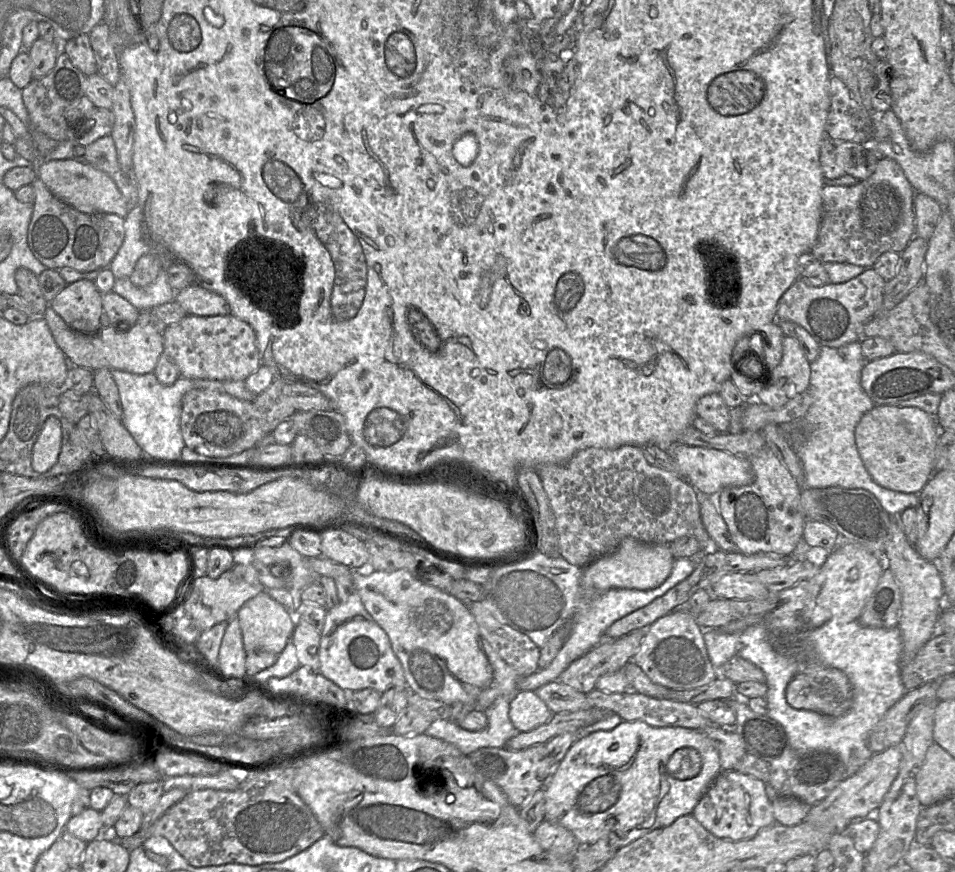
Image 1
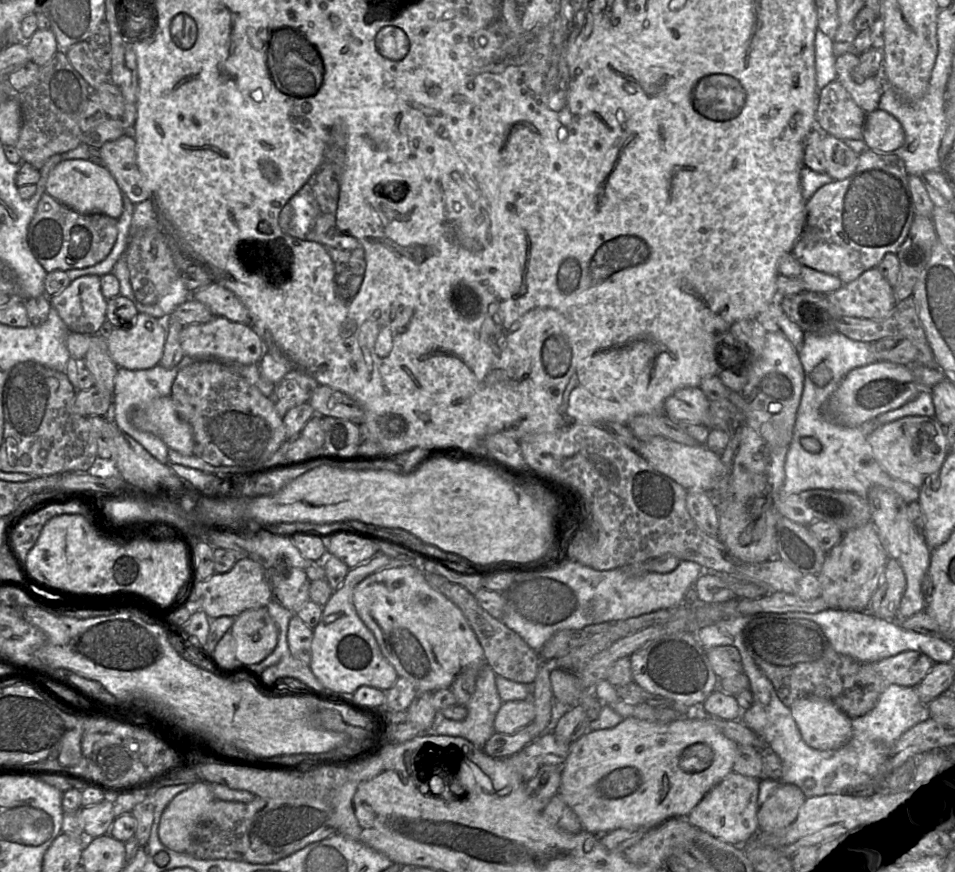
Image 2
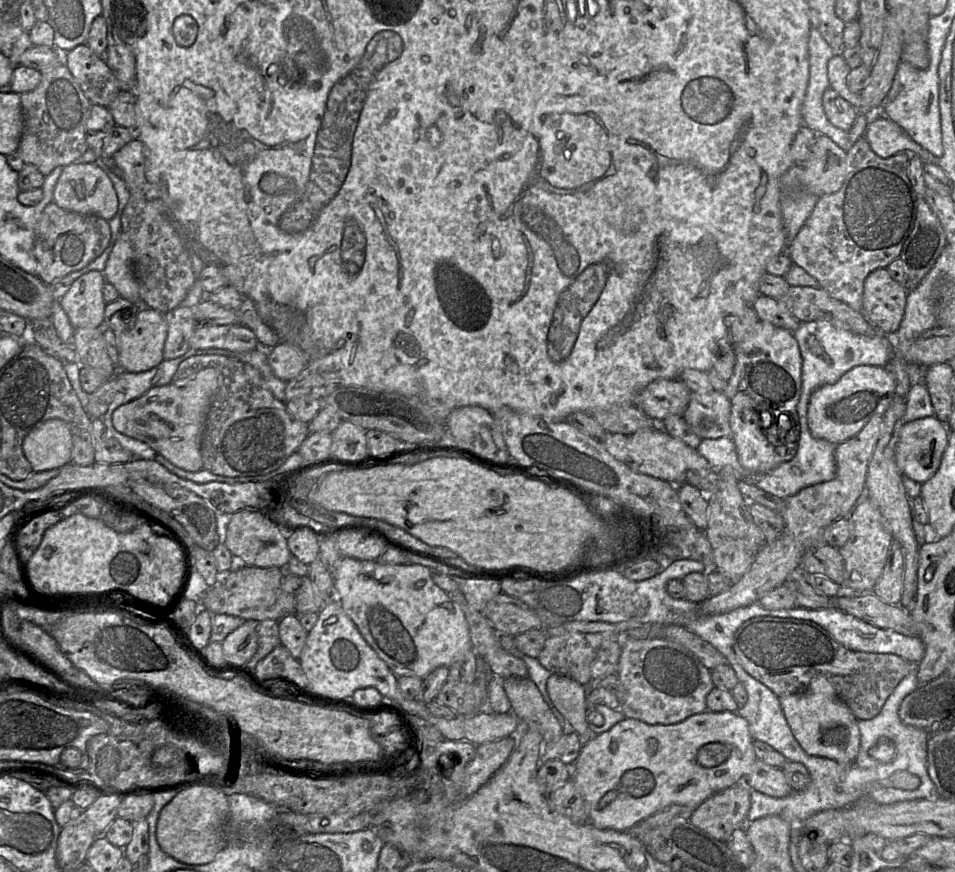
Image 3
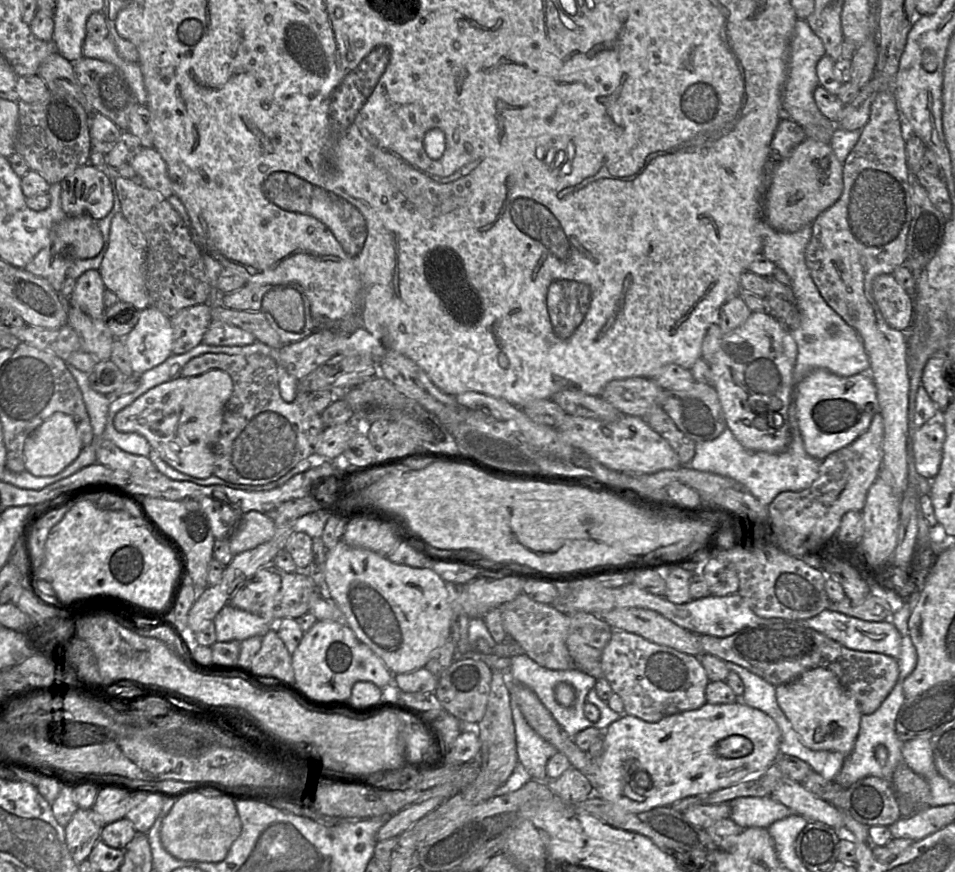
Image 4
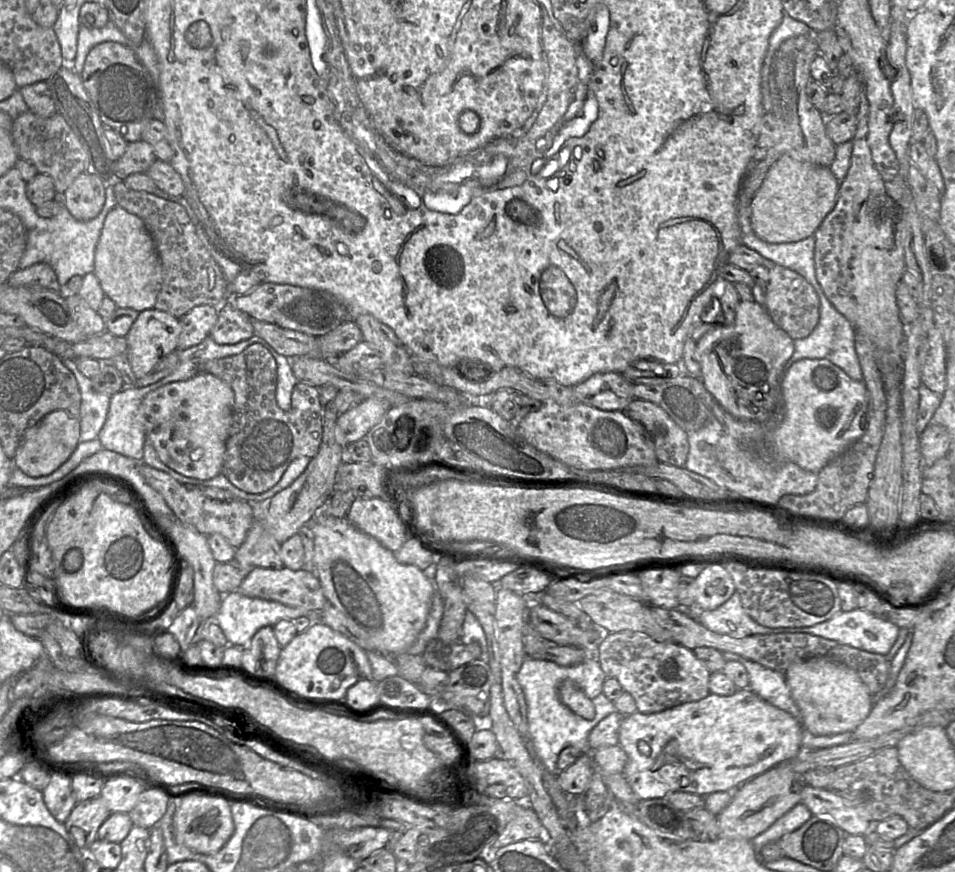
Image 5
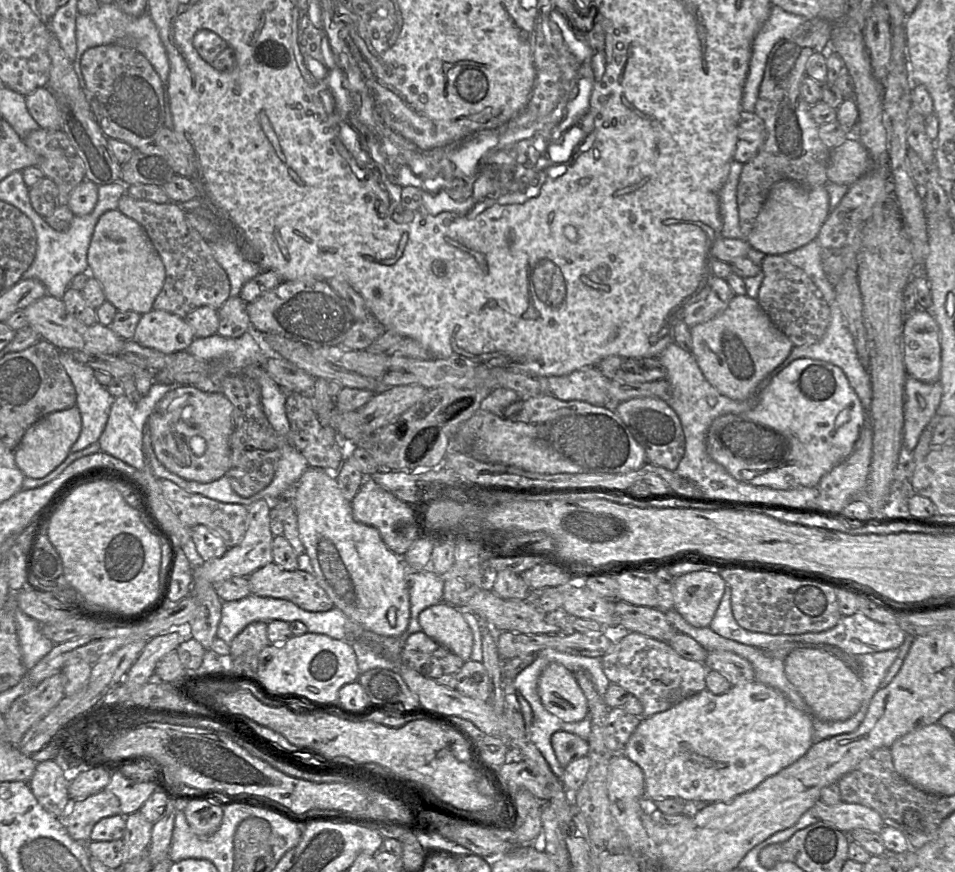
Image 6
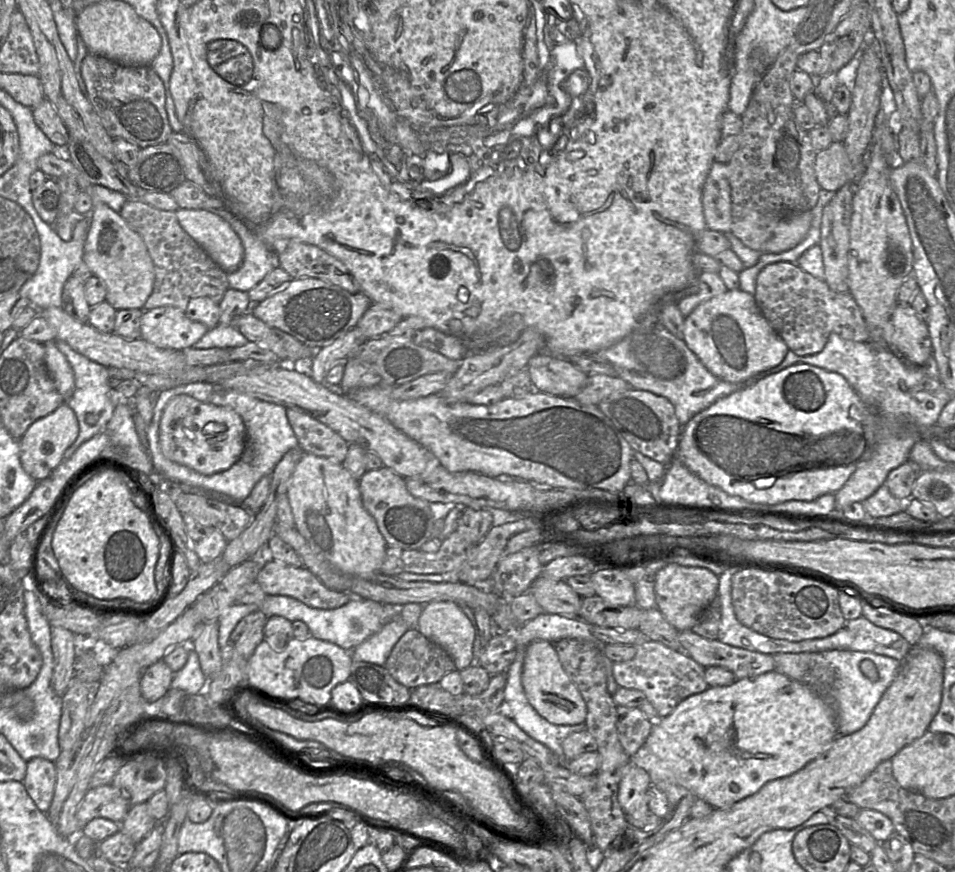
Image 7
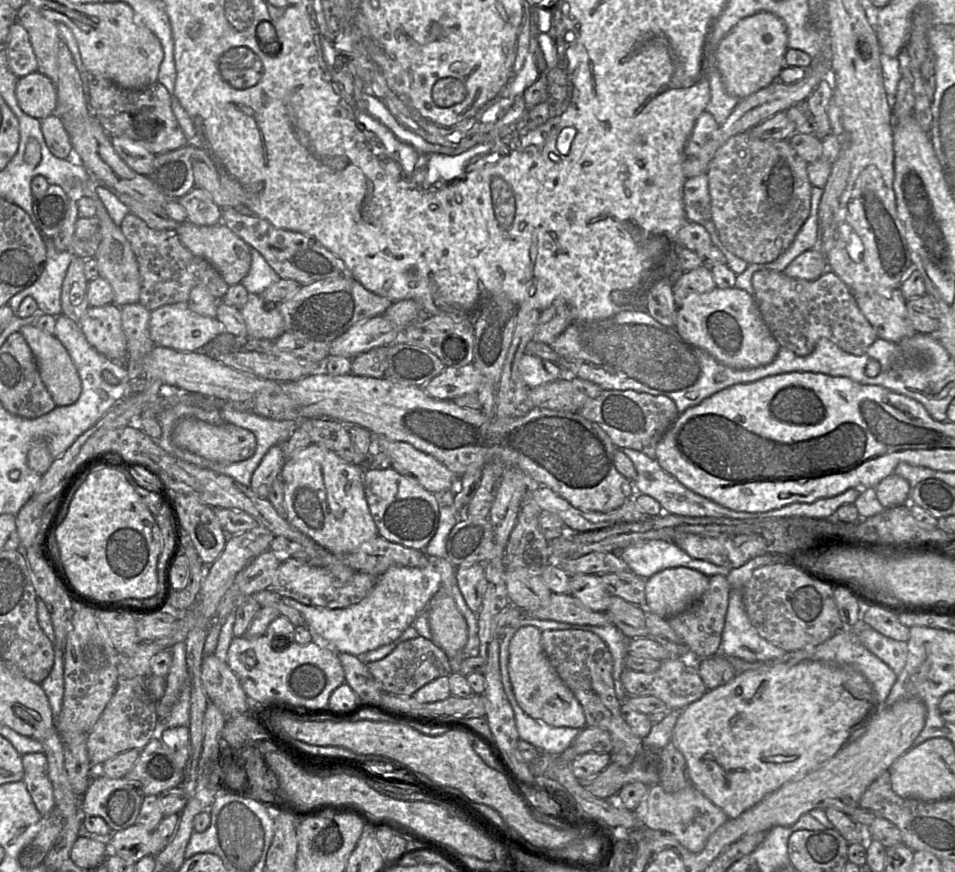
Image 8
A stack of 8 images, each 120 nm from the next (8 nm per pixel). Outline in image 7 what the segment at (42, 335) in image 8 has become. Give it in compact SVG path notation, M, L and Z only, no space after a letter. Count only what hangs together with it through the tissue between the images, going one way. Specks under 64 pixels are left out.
M55 341L46 342L45 363L54 384L66 403L75 391L75 377L65 355L58 349Z

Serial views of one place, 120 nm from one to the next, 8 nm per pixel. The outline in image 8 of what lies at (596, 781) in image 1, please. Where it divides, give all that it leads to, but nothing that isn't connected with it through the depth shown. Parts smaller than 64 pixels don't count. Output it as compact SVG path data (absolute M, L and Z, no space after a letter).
M804 660L793 666L773 666L772 668L739 673L730 682L708 690L702 698L682 710L674 727L671 743L686 760L690 783L719 807L729 819L735 819L785 783L805 776L835 756L849 742L851 734L868 723L880 708L881 704L878 702L871 684L857 669L851 666L835 666L815 660Z

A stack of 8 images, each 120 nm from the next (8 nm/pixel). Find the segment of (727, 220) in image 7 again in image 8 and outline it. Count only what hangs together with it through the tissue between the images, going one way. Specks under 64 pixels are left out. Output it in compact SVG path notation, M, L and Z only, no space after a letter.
M707 173L687 179L683 188L684 210L688 221L703 225L711 220L711 198Z

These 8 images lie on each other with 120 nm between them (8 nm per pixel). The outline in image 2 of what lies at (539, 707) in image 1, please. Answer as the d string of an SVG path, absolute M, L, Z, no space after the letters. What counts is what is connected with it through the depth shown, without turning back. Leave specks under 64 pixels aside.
M531 697L513 700L501 705L494 720L496 733L514 733L534 721L535 706Z

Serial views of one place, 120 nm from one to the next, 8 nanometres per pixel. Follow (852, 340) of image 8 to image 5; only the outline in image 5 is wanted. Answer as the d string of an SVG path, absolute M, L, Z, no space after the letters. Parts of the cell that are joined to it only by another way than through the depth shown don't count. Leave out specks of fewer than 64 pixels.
M778 264L769 269L764 308L773 322L793 340L809 336L819 320L819 298L813 286L797 272Z

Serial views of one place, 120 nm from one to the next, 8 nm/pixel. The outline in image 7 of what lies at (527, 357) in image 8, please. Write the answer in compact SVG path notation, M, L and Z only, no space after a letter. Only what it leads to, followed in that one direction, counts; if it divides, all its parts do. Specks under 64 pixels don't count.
M543 350L529 360L527 370L535 391L563 398L574 398L588 381L588 375L568 359L553 357Z

